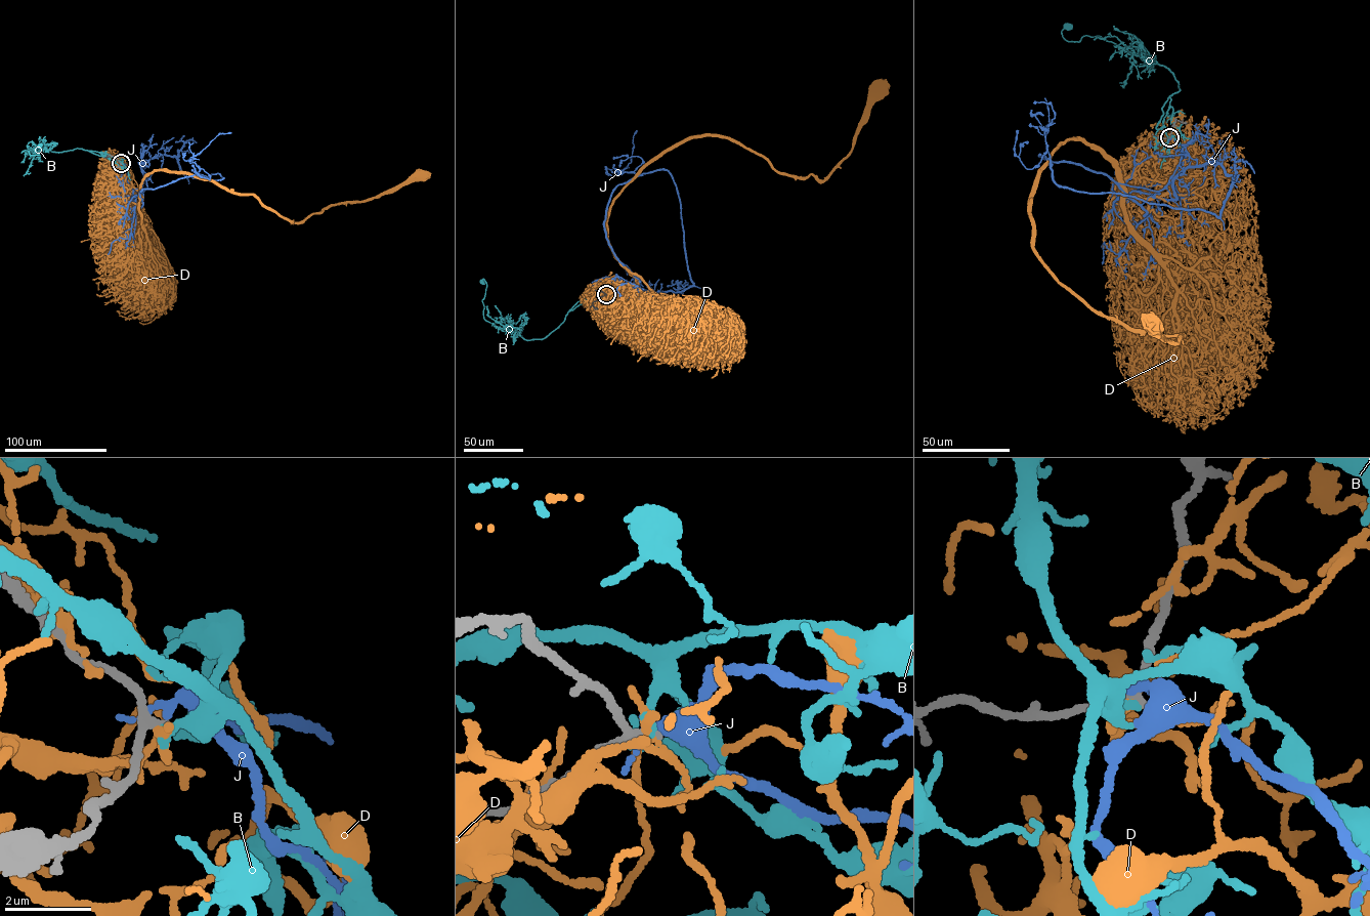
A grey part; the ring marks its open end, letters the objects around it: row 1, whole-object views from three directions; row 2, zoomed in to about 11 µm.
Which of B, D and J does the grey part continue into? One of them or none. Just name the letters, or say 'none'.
none

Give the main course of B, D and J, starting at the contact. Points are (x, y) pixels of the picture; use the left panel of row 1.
B: (121, 163), (82, 149), (22, 153), (27, 150), (31, 156), (39, 155), (39, 146)
D: (121, 164), (125, 183), (140, 199), (143, 179), (155, 171), (194, 174), (252, 194), (296, 223), (419, 176)
J: (121, 163), (129, 186), (139, 192), (141, 162), (147, 188), (140, 194), (196, 173), (193, 156), (230, 132)

